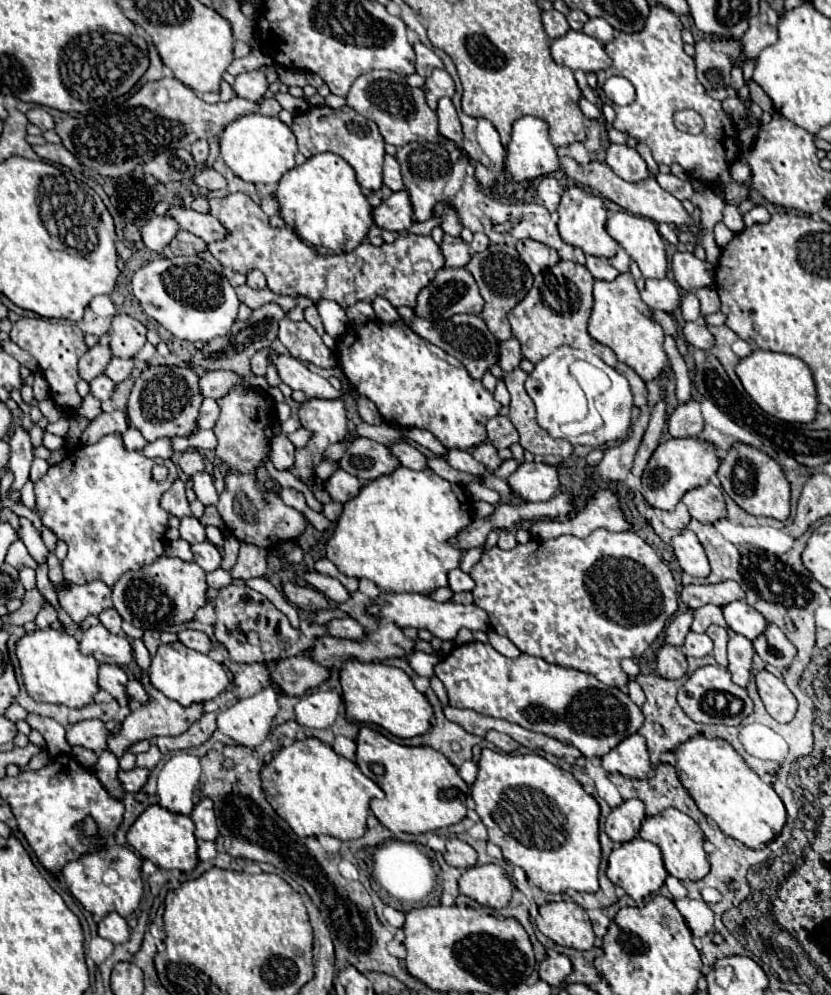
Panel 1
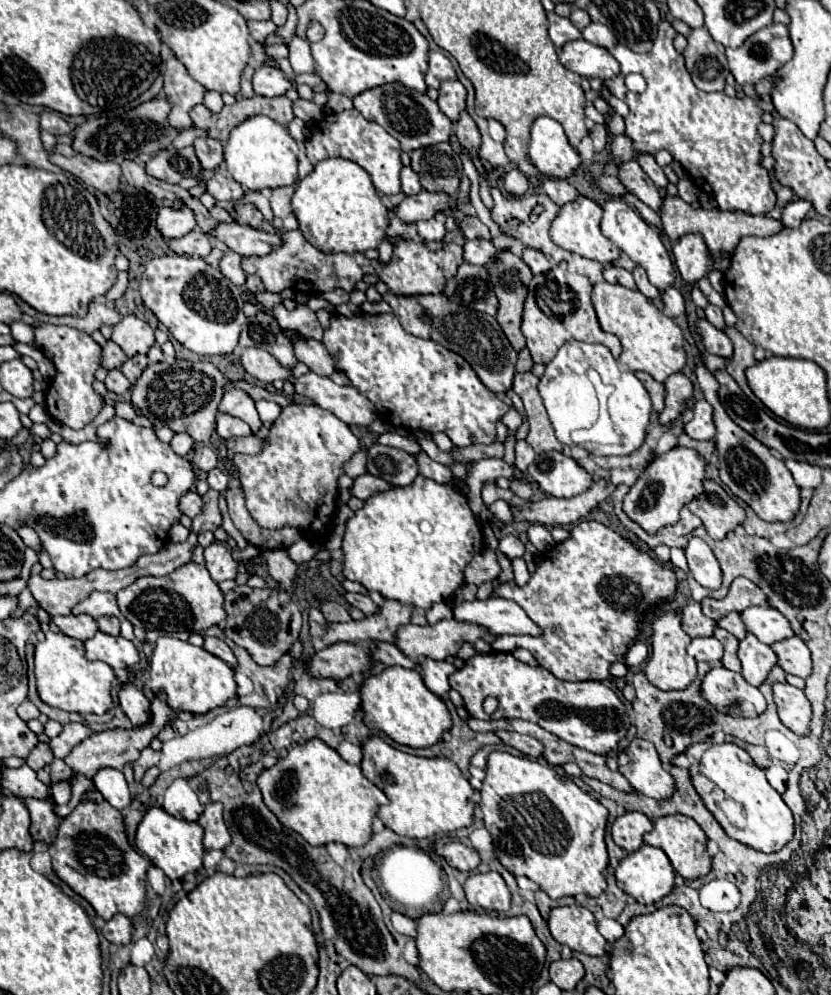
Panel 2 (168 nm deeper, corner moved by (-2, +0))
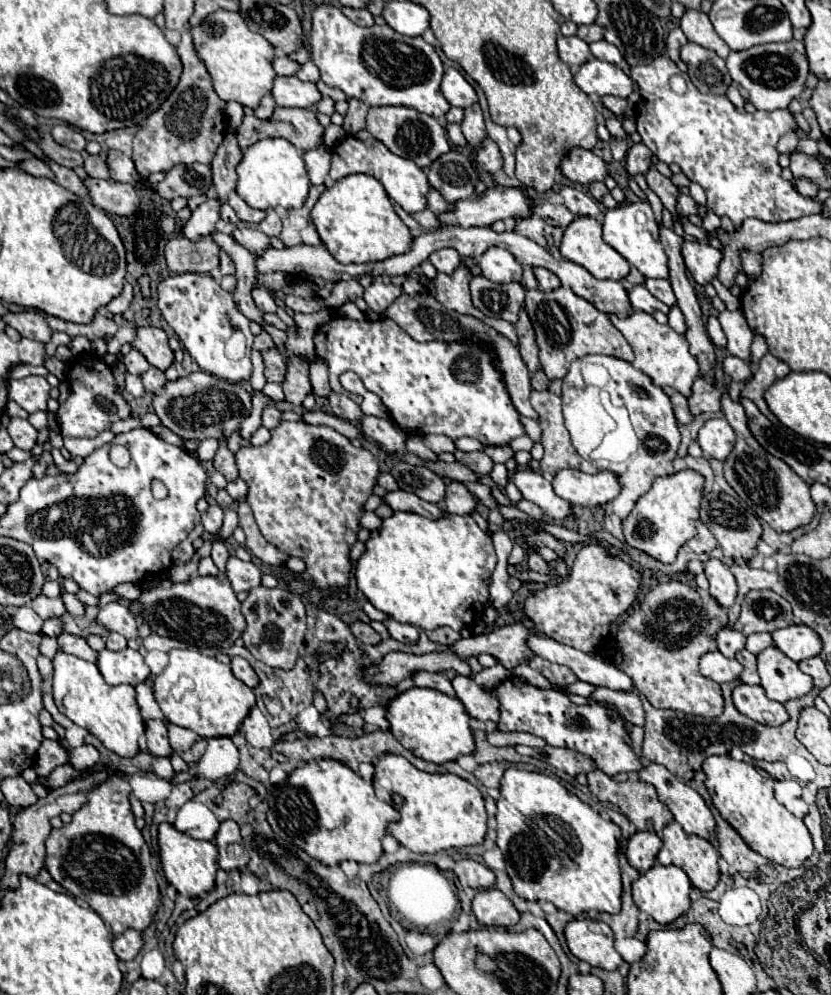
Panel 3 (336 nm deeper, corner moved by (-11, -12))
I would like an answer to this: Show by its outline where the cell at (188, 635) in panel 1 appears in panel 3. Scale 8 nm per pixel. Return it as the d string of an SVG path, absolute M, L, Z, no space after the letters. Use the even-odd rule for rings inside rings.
M231 656L231 670L233 670L233 674L235 674L241 682L245 682L249 688L255 688L255 686L259 684L257 674L255 674L253 668L249 666L249 662L247 662L245 658L241 658L241 656Z

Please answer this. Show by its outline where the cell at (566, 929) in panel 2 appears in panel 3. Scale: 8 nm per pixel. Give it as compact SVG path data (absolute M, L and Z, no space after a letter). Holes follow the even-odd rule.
M571 920L565 926L565 940L573 956L603 970L617 970L623 958L613 946L613 932L601 920Z

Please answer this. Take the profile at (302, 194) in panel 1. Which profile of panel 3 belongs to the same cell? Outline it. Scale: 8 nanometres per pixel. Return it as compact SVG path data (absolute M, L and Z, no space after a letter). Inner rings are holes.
M349 174L327 188L315 202L311 220L325 248L341 264L385 260L393 254L405 254L411 246L411 232L395 214L383 184L367 174Z

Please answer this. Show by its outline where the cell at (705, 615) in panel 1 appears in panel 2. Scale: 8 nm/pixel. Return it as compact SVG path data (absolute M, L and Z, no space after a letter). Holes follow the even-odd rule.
M728 614L728 618L718 620L718 626L724 628L724 630L728 630L728 632L730 632L732 636L736 636L738 640L744 640L746 634L748 634L748 630L746 630L740 614Z

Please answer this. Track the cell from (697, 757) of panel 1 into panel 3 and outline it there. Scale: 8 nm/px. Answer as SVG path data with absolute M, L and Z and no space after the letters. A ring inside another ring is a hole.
M709 756L703 762L705 786L723 820L739 832L745 844L763 858L785 868L801 866L813 854L813 842L801 818L793 816L773 796L773 780L761 774L753 764L733 760L731 756Z

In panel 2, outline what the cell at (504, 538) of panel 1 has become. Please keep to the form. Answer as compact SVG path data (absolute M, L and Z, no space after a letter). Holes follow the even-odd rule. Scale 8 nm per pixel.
M504 536L504 538L500 540L498 550L500 550L506 558L510 558L510 560L524 556L524 544L522 544L516 536Z

